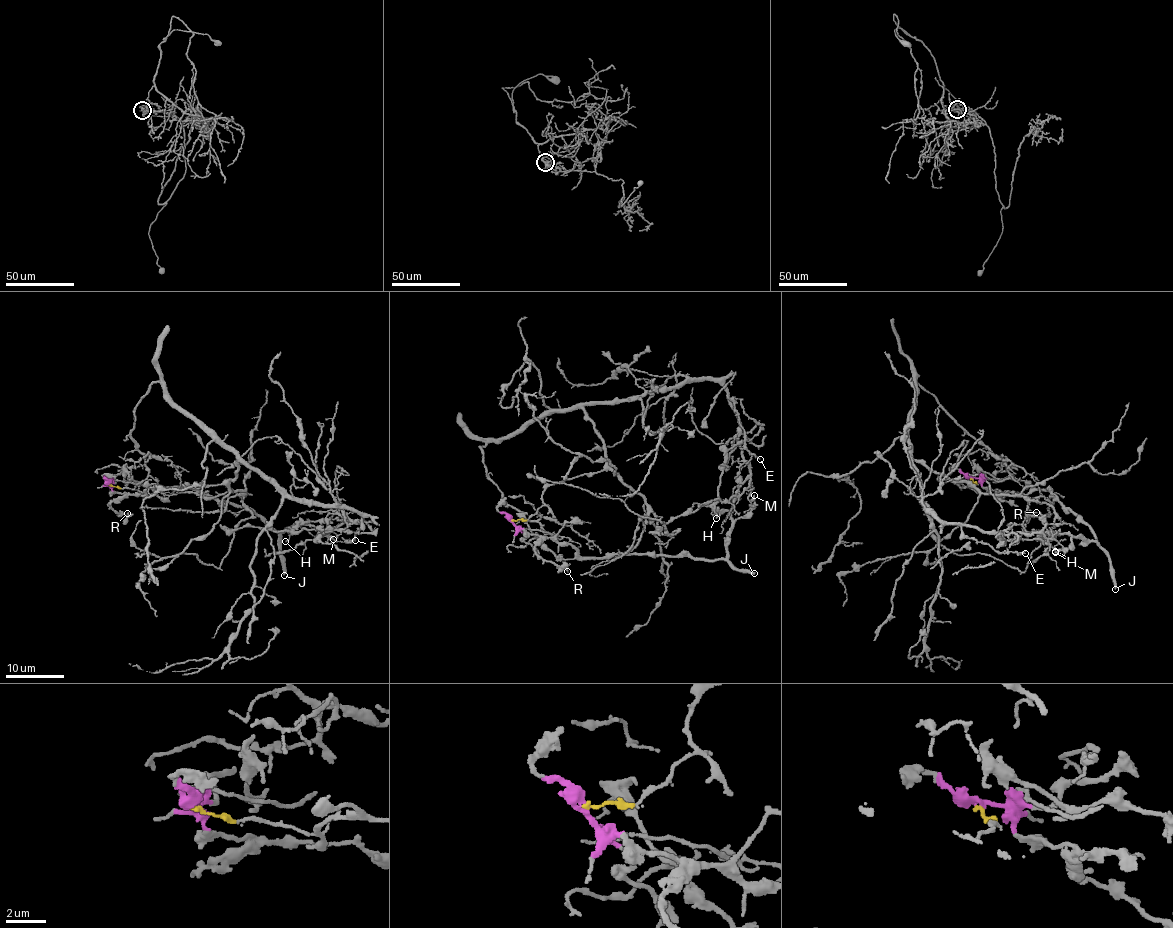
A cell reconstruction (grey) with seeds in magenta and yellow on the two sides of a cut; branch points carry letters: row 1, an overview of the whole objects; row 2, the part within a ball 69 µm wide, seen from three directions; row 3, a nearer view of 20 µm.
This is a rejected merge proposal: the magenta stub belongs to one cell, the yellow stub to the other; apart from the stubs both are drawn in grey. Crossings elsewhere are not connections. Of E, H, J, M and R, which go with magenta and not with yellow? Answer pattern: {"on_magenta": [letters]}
{"on_magenta": ["H", "J", "M", "R"]}

